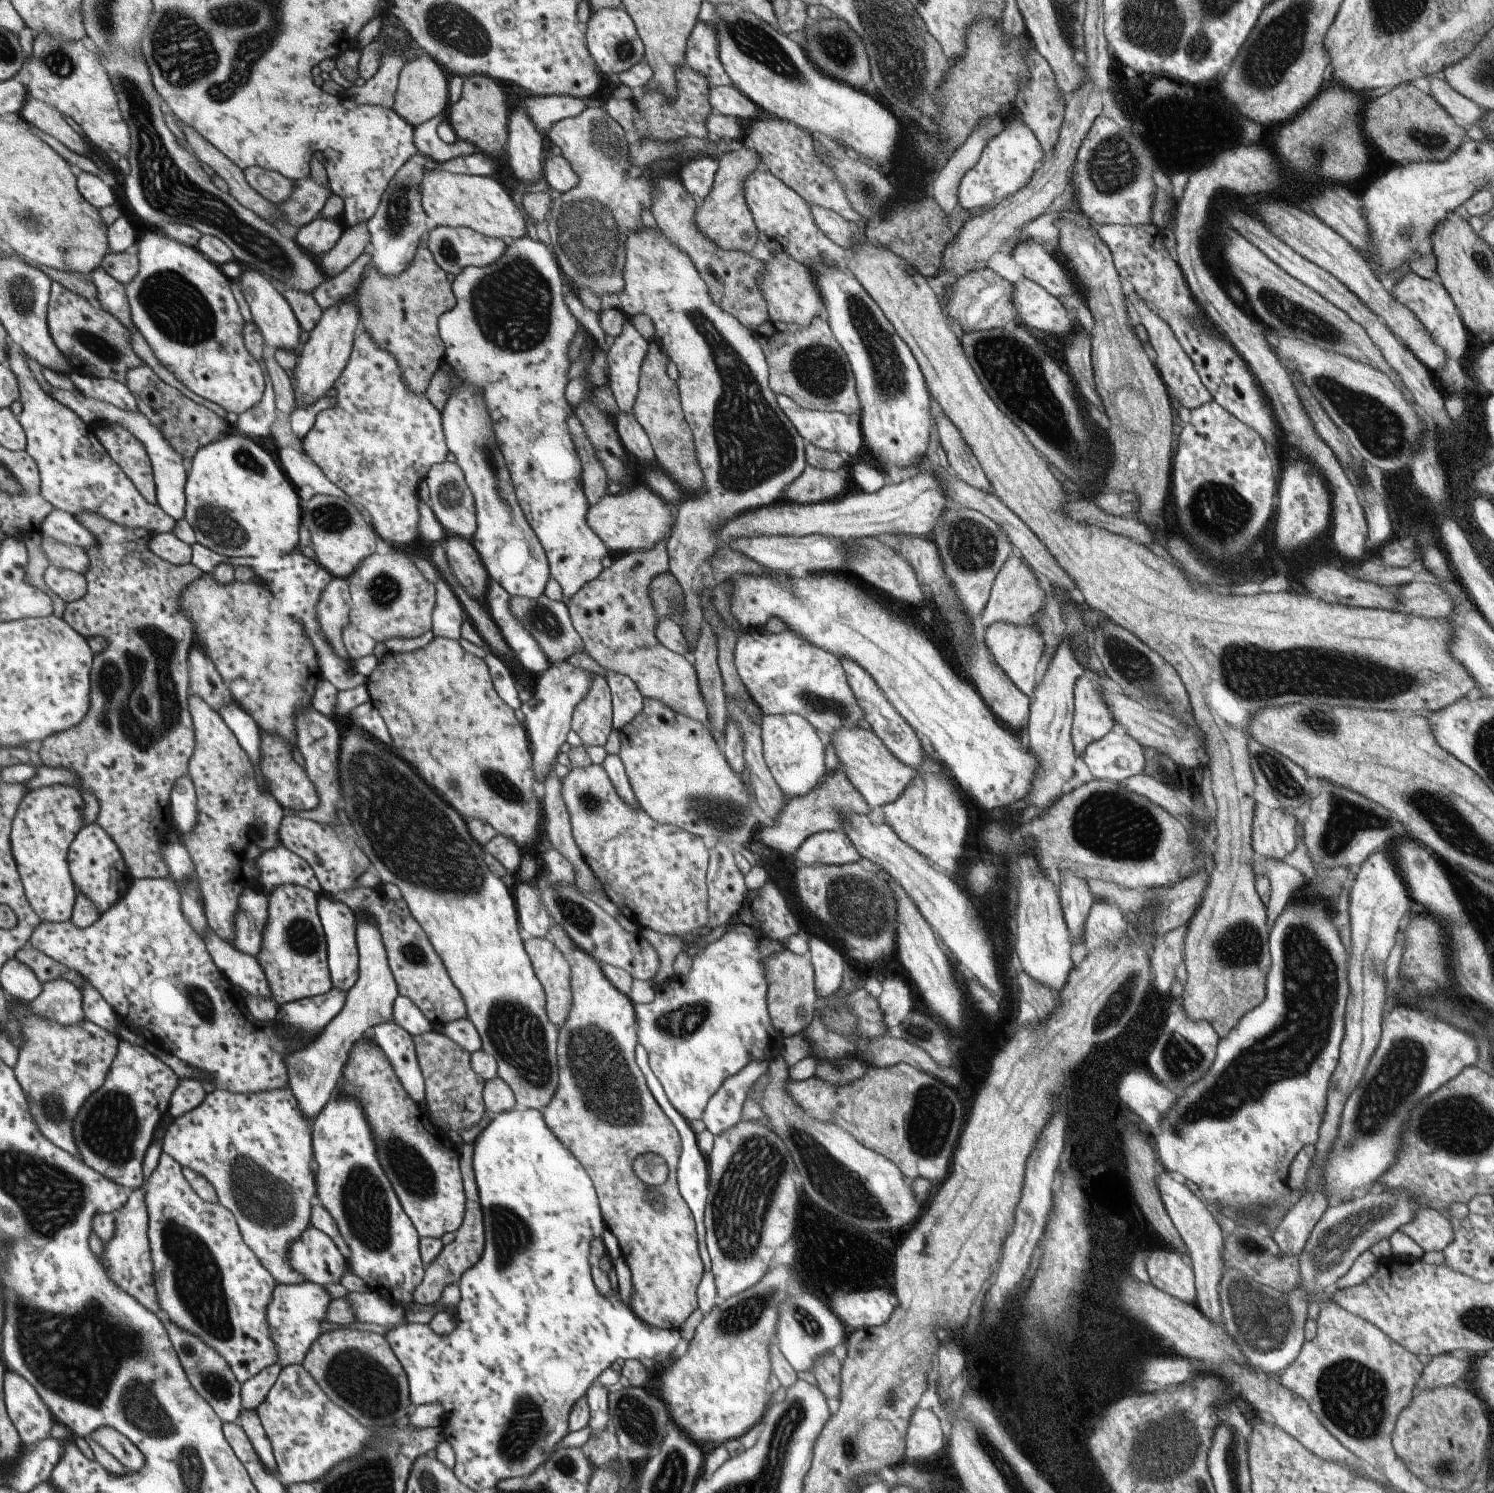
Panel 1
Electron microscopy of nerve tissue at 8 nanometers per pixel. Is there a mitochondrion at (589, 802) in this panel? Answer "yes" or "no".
yes

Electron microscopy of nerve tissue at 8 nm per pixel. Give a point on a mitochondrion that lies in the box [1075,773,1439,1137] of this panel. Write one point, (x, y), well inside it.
(1348, 817)

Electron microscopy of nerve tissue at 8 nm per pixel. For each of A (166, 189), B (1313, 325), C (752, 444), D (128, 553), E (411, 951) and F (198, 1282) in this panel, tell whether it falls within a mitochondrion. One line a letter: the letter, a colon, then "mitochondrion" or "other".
A: mitochondrion
B: mitochondrion
C: mitochondrion
D: other
E: mitochondrion
F: mitochondrion

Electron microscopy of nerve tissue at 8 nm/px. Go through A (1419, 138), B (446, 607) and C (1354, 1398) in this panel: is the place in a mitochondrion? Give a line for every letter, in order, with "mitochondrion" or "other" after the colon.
A: mitochondrion
B: other
C: mitochondrion

